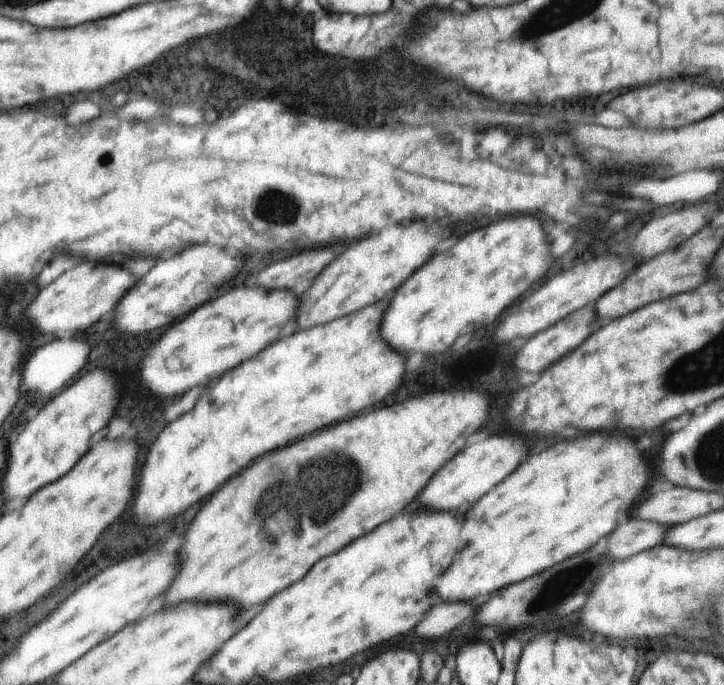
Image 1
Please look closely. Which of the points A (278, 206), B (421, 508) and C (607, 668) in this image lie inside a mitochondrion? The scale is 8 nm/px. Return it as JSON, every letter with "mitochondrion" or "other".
{"A":"mitochondrion","B":"other","C":"mitochondrion"}

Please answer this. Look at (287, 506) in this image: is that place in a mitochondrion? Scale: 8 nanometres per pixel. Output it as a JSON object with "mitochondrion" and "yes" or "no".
{"mitochondrion":"yes"}

